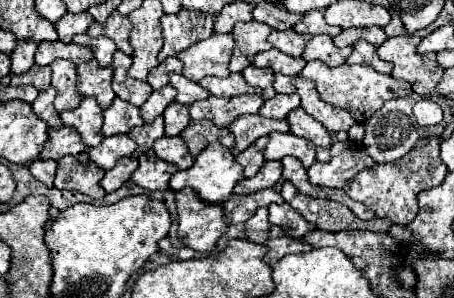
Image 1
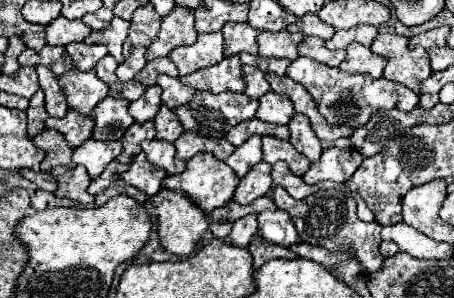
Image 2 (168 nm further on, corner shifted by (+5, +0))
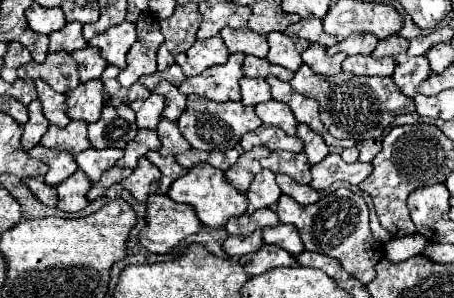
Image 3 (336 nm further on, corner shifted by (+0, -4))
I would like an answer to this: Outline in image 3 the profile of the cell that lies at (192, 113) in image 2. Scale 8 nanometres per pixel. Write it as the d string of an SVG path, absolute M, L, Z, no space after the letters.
M189 95L187 97L187 109L177 119L177 125L183 133L183 137L191 143L191 147L201 151L227 151L231 147L237 147L239 139L261 127L261 119L257 117L253 107L243 105L241 101L227 101L227 103L215 103L207 97Z

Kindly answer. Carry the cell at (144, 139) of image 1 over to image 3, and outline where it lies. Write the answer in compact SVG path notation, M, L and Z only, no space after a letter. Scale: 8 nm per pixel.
M139 129L135 139L125 147L125 155L117 161L117 167L131 167L133 169L137 165L139 157L143 157L151 149L159 149L159 145L161 145L161 141L155 131Z

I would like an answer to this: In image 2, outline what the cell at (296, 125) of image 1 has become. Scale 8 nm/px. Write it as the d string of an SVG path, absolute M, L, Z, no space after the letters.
M294 115L292 121L288 123L288 127L290 127L290 143L310 161L318 161L322 155L322 143L314 135L308 117Z

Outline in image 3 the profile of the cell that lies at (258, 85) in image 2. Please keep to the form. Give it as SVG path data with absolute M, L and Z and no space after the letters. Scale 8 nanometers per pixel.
M243 77L241 79L241 101L243 105L259 105L267 99L271 99L271 87L267 85L265 79L251 79Z

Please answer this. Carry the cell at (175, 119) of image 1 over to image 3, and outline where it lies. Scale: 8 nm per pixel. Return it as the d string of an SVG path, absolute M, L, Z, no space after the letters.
M165 117L161 119L161 123L159 123L159 127L157 127L157 135L159 135L159 139L161 139L161 149L159 149L159 153L161 153L163 157L167 157L167 155L177 155L177 153L183 153L183 151L191 149L191 145L189 145L189 143L185 141L185 137L181 135L179 127L177 127L175 123L167 121Z

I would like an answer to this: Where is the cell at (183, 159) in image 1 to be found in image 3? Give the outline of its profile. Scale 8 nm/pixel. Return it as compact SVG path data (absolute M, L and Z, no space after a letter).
M149 151L145 157L147 157L151 163L155 163L155 165L159 167L159 171L161 171L159 193L167 193L167 191L169 191L169 185L171 185L175 179L179 179L181 175L187 173L187 169L183 169L183 167L175 161L175 157L161 157L159 151Z

